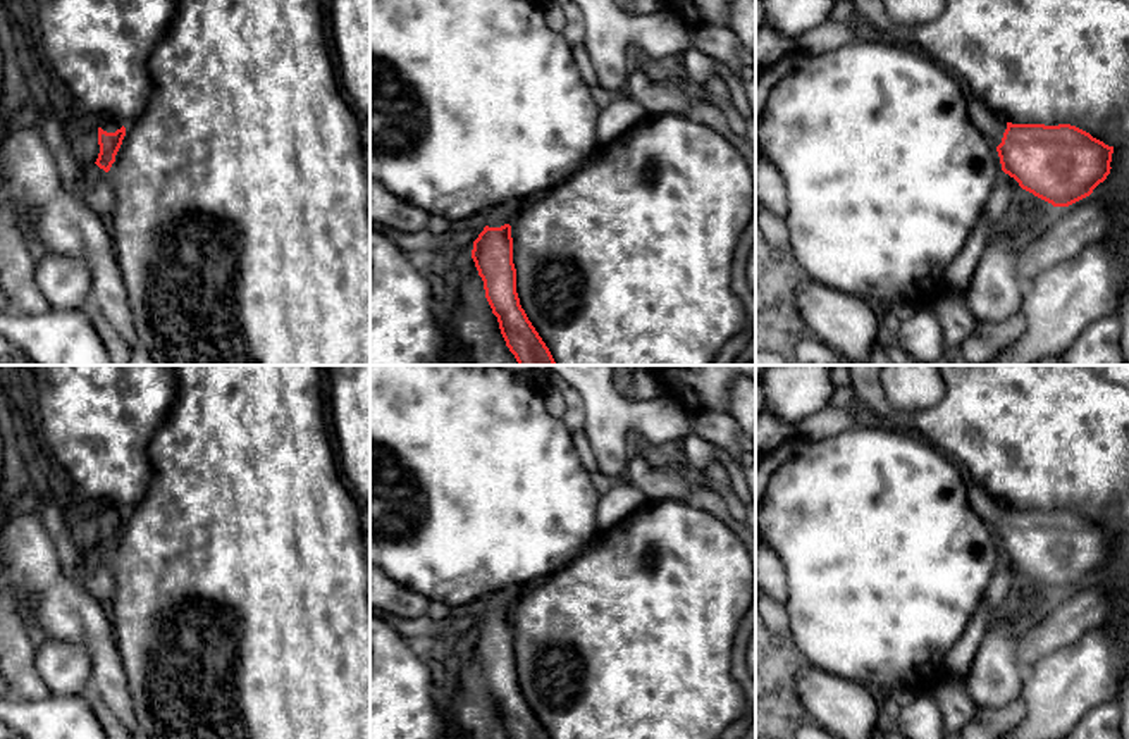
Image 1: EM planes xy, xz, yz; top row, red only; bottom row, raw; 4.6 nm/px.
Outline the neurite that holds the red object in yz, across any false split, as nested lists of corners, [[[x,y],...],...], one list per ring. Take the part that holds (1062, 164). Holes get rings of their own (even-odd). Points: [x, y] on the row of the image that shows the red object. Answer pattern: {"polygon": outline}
{"polygon": [[[971,93],[967,110],[996,148],[1002,171],[1053,207],[1069,207],[1089,196],[1110,174],[1114,146],[1076,126],[1012,124]]]}

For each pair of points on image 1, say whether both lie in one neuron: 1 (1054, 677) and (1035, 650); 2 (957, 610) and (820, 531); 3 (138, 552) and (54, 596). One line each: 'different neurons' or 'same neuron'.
1: different neurons
2: same neuron
3: different neurons

